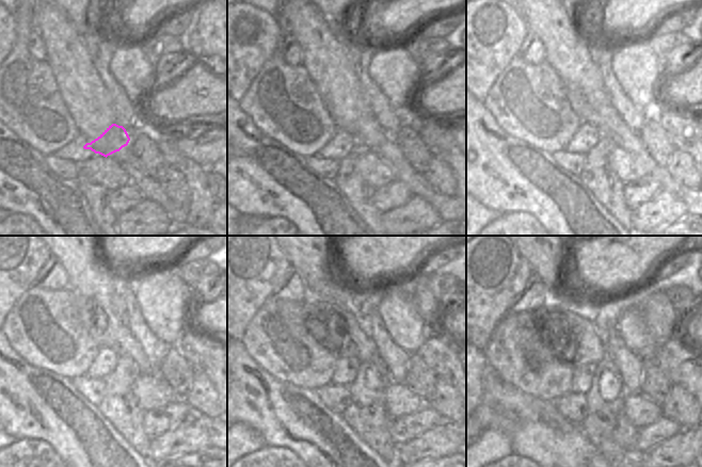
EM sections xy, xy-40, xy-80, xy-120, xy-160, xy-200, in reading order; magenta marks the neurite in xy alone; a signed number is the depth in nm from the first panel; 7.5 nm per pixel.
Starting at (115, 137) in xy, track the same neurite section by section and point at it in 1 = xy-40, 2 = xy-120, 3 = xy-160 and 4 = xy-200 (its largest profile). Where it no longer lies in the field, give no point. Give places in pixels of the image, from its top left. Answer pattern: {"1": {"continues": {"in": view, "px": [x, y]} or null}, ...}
{"1": {"continues": {"in": "xy-40", "px": [331, 148]}}, "2": {"continues": {"in": "xy-120", "px": [106, 360]}}, "3": {"continues": {"in": "xy-160", "px": [346, 368]}}, "4": {"continues": {"in": "xy-200", "px": [581, 374]}}}

